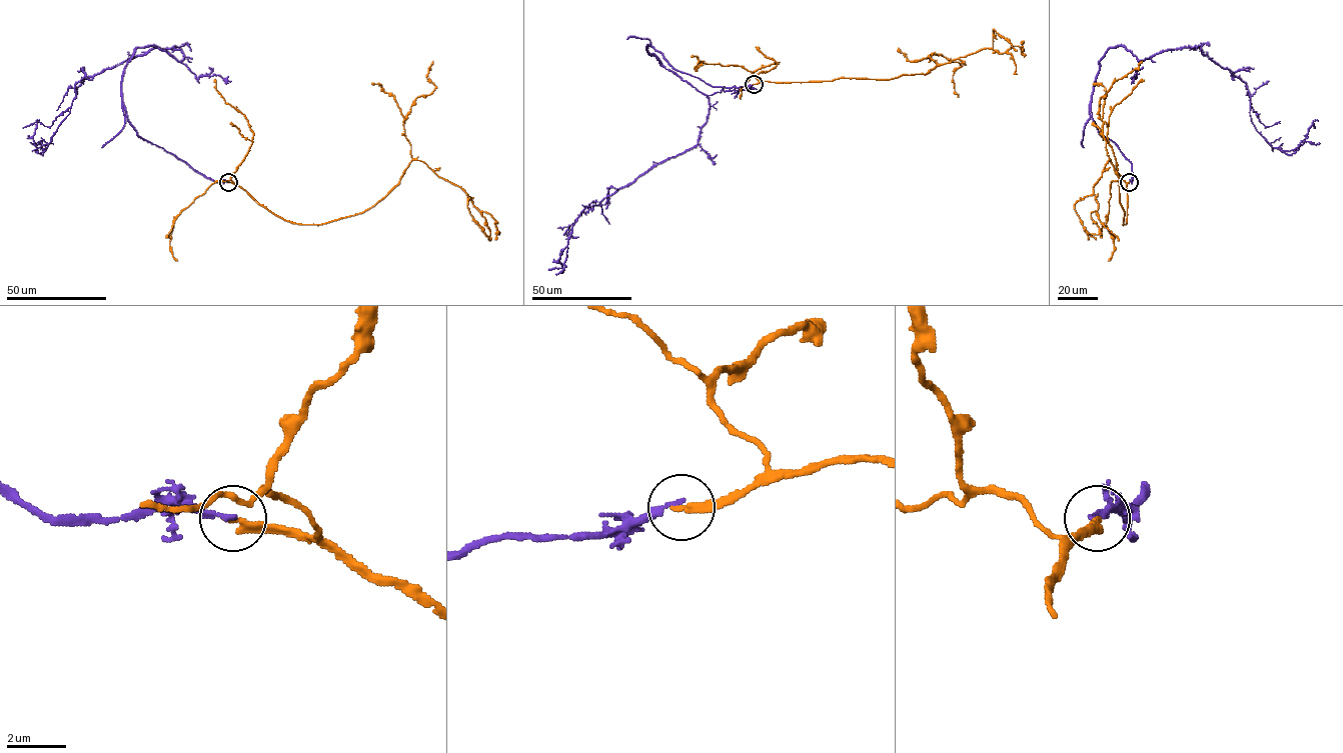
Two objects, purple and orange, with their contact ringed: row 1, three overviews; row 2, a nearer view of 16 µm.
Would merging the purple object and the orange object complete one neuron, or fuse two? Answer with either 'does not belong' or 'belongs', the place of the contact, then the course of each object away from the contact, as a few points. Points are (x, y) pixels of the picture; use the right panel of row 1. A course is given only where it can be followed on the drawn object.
does not belong; at (1129, 182); purple runs (1129, 182), (1091, 110), (1109, 48), (1142, 60), (1199, 47), (1247, 85), (1256, 130), (1287, 154), (1315, 128); orange runs (1129, 182), (1123, 225), (1109, 160), (1094, 186), (1099, 234), (1089, 239)

